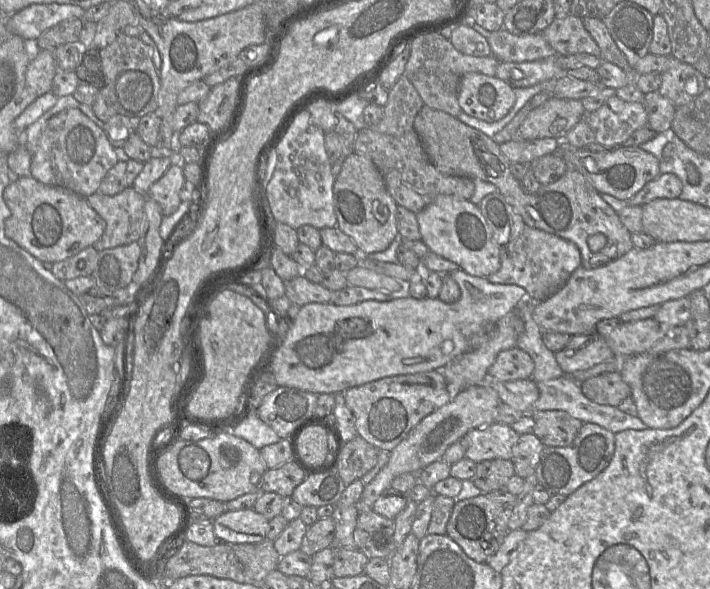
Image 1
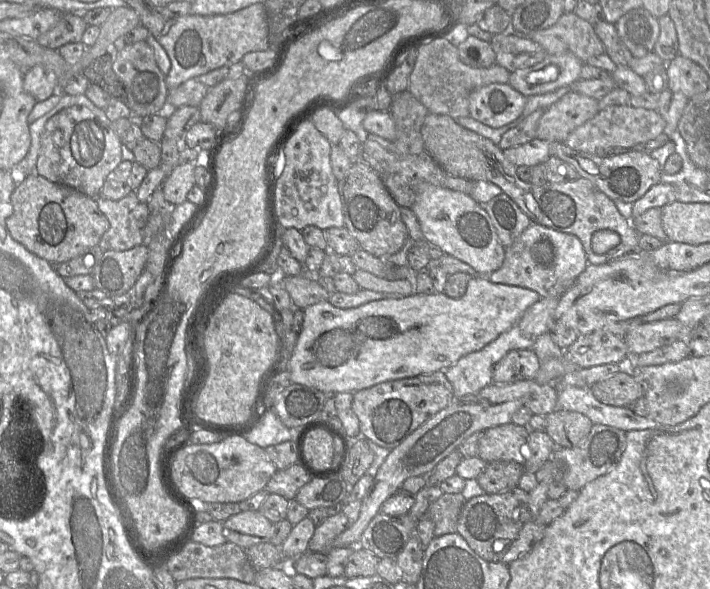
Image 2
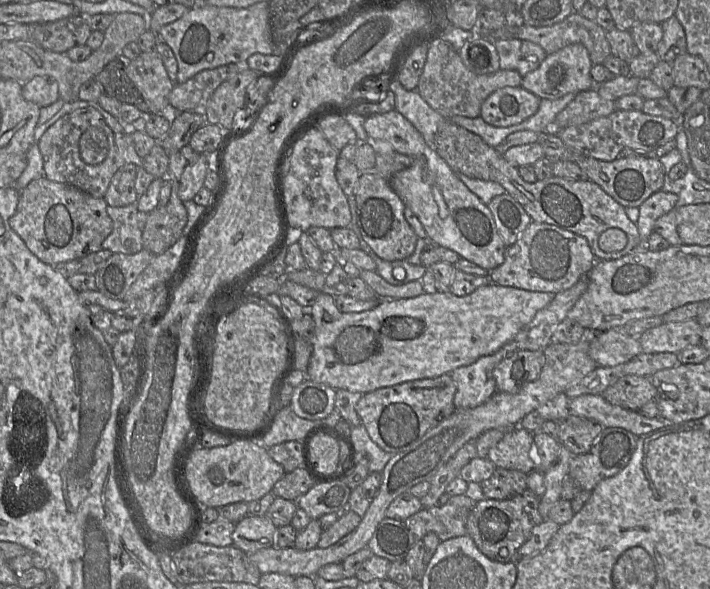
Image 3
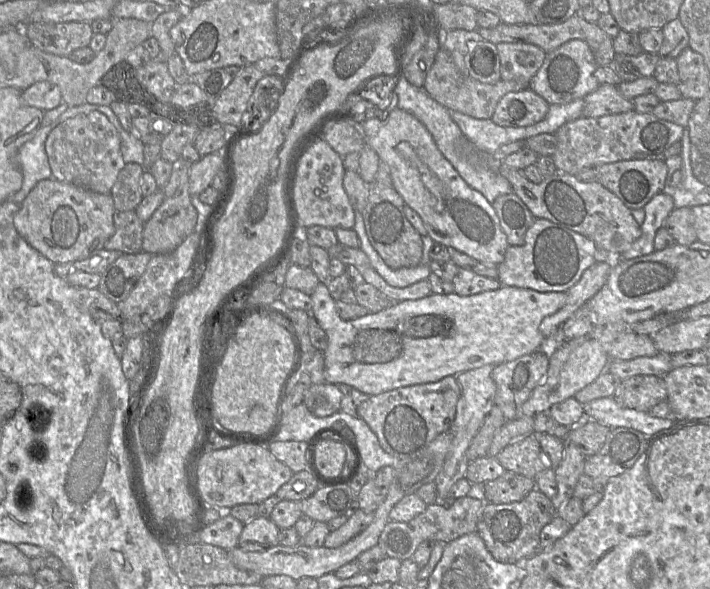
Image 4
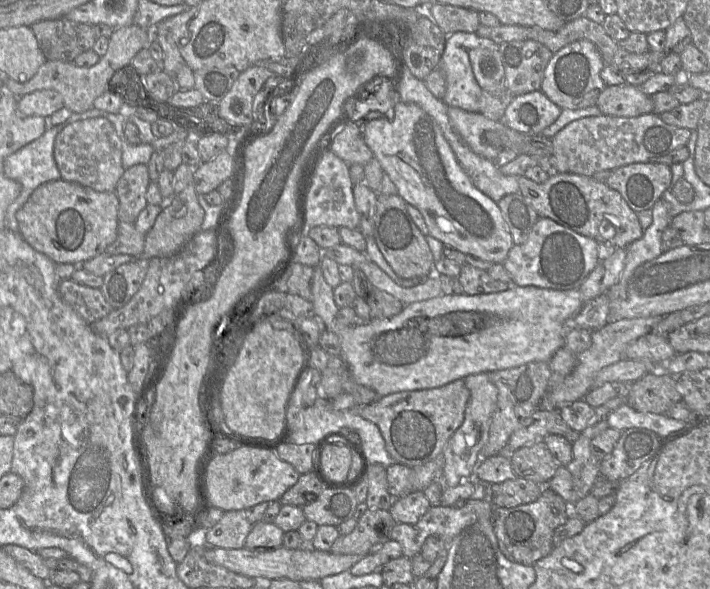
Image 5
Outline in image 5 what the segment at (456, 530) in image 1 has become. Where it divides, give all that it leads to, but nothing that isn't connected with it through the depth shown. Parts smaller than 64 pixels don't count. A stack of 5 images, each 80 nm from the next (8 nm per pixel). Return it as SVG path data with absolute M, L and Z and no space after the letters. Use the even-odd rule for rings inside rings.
M544 487L540 497L534 502L513 508L494 507L491 520L503 555L512 562L533 565L551 553L554 548L554 531L569 517L572 517L571 506L557 493Z

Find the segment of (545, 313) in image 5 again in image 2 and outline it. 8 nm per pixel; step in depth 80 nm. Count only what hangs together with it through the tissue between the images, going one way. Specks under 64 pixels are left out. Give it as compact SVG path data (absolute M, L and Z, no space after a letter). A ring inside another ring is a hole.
M471 277L465 294L459 299L450 298L444 293L412 294L399 300L371 301L349 309L336 308L329 301L305 308L302 329L286 369L291 383L335 395L355 393L387 381L444 372L463 356L481 350L509 330L531 305L541 299L533 290L494 284L488 278Z

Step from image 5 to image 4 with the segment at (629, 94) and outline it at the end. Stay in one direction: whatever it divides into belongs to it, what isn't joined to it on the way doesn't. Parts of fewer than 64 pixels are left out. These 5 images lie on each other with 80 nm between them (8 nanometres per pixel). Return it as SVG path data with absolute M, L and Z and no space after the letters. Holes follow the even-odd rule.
M600 85L595 91L583 98L582 117L600 117L634 110L633 101L623 96L617 86Z

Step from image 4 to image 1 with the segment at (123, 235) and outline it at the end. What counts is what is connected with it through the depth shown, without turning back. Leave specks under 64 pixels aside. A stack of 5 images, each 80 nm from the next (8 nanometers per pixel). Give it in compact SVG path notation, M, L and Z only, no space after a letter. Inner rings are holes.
M127 186L115 195L99 191L85 197L106 223L101 237L92 245L98 252L137 242L142 231L145 195Z

